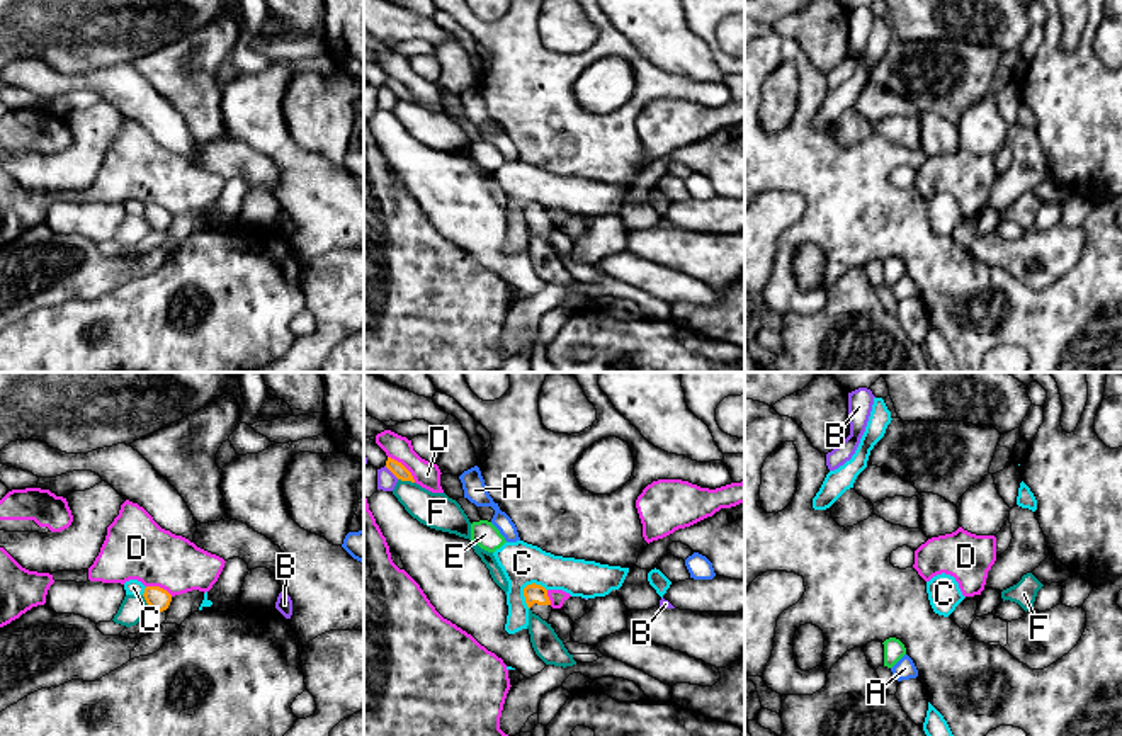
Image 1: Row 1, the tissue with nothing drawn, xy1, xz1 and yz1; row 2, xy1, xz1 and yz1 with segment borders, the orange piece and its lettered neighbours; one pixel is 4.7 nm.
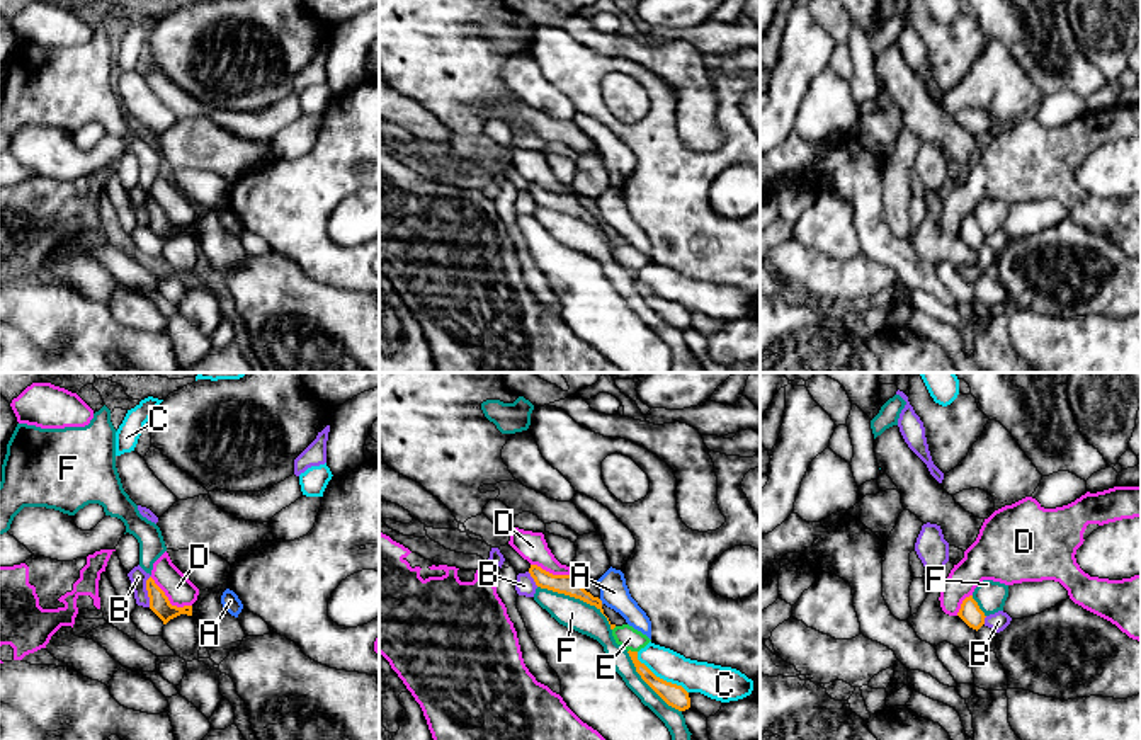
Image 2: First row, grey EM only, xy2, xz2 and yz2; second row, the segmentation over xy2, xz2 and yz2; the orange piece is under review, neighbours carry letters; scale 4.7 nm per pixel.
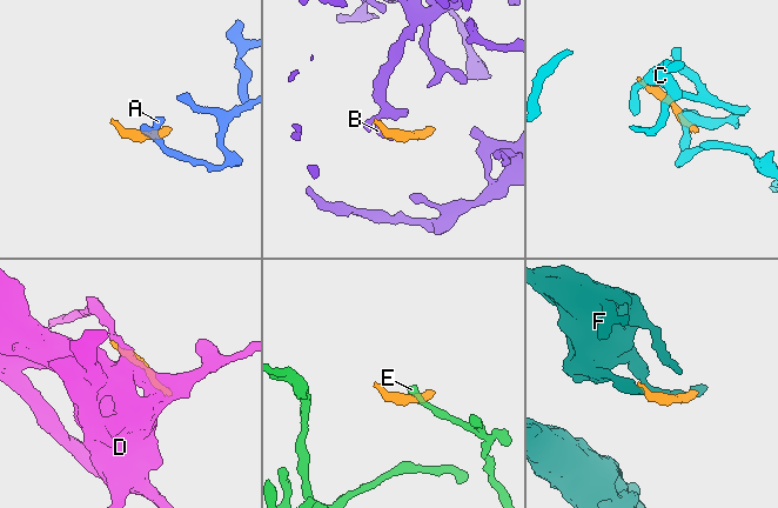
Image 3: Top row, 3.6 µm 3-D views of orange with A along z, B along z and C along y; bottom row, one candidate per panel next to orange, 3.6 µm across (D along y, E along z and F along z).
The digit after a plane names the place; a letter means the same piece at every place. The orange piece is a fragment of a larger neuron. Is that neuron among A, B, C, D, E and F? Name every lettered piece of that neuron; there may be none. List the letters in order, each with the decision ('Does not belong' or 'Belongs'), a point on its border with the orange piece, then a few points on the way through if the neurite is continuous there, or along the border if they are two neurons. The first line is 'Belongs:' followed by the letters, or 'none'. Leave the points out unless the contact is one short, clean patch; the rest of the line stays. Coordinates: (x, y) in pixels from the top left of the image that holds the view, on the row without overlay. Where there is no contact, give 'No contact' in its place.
Belongs: none
A: Does not belong. Touches orange at xz2 (601, 220). Boundary: xz2 (599, 218), (602, 222)
B: Does not belong. Touches orange at xy2 (147, 208)
C: Does not belong. Touches orange at xz2 (658, 296). Boundary: xz2 (636, 271), (636, 276), (657, 295), (679, 303), (687, 312)
D: Does not belong. Touches orange at xy2 (169, 220)
E: Does not belong. Touches orange at xz2 (630, 269). Boundary: xz2 (636, 269), (628, 271)
F: Does not belong. Touches orange at xz2 (579, 216)

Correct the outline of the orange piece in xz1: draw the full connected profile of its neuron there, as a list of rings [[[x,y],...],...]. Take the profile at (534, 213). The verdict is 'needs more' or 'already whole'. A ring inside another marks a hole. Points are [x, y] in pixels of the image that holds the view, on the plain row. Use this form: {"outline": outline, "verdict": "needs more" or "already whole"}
{"outline": [[[532,202],[524,207],[524,216],[532,233],[539,235],[542,240],[549,243],[552,226],[547,216],[547,209],[541,204]]], "verdict": "needs more"}

